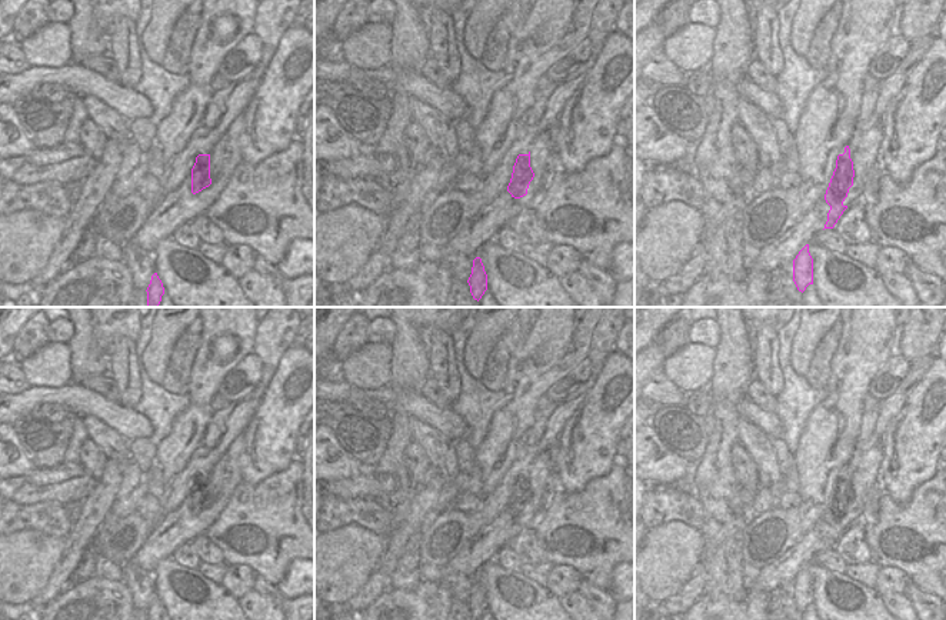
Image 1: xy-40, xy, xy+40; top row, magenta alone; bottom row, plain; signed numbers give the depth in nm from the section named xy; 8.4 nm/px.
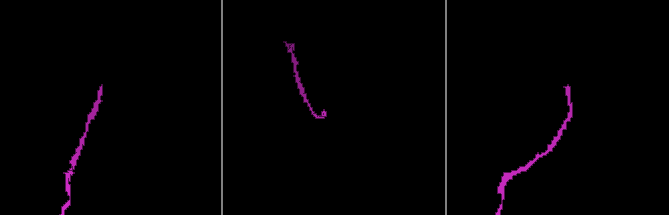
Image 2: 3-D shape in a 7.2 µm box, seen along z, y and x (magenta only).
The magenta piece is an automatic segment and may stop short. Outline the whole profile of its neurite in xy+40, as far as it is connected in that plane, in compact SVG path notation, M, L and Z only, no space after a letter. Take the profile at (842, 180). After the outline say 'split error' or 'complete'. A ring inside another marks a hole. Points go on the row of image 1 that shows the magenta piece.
M872 113L860 130L853 134L845 147L845 153L837 156L836 169L825 194L830 206L825 229L833 229L847 206L843 204L853 183L865 183L865 176L876 163L883 130L877 114Z | split error

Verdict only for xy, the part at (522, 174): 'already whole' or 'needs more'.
needs more

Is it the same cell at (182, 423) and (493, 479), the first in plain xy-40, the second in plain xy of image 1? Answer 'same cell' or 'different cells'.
same cell

